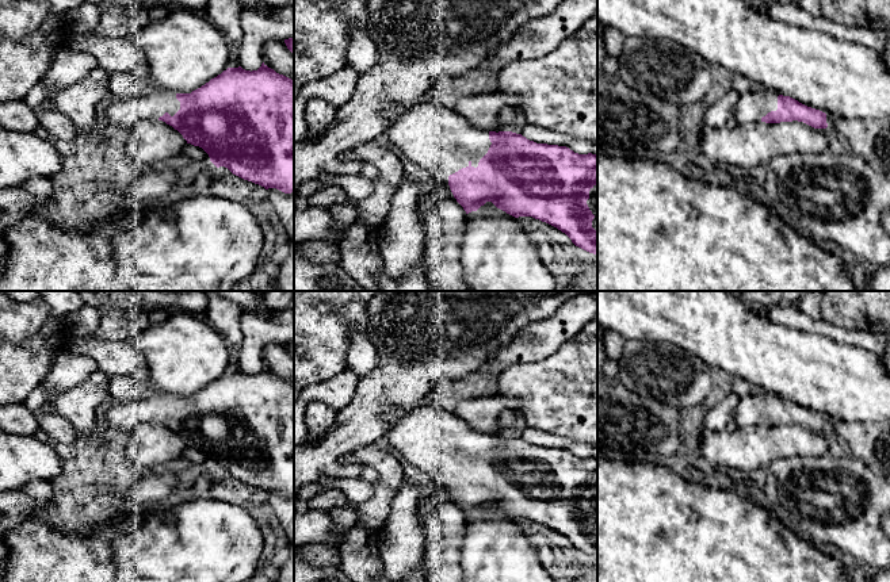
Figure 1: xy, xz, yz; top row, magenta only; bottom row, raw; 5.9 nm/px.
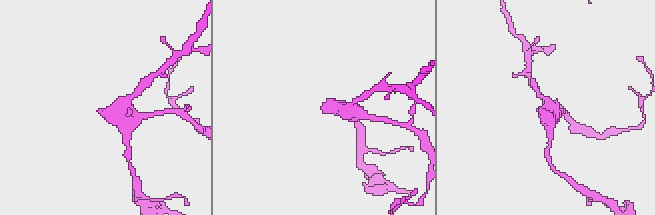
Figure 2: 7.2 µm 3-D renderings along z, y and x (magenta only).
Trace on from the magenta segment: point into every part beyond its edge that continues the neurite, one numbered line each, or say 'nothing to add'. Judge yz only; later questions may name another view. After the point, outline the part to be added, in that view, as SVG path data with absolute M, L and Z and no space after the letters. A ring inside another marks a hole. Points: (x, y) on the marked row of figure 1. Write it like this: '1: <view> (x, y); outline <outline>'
1: yz (751, 107); outline M757 87L748 93L741 93L733 108L737 123L761 122L763 116L778 110L778 96L778 92L761 87Z

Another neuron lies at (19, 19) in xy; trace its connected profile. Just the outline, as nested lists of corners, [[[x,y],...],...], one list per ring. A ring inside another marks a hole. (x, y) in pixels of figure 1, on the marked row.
[[[0,0],[0,41],[20,41],[34,34],[46,20],[46,0]]]

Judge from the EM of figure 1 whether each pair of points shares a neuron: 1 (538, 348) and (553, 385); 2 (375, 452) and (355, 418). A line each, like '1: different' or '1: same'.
1: different
2: different

